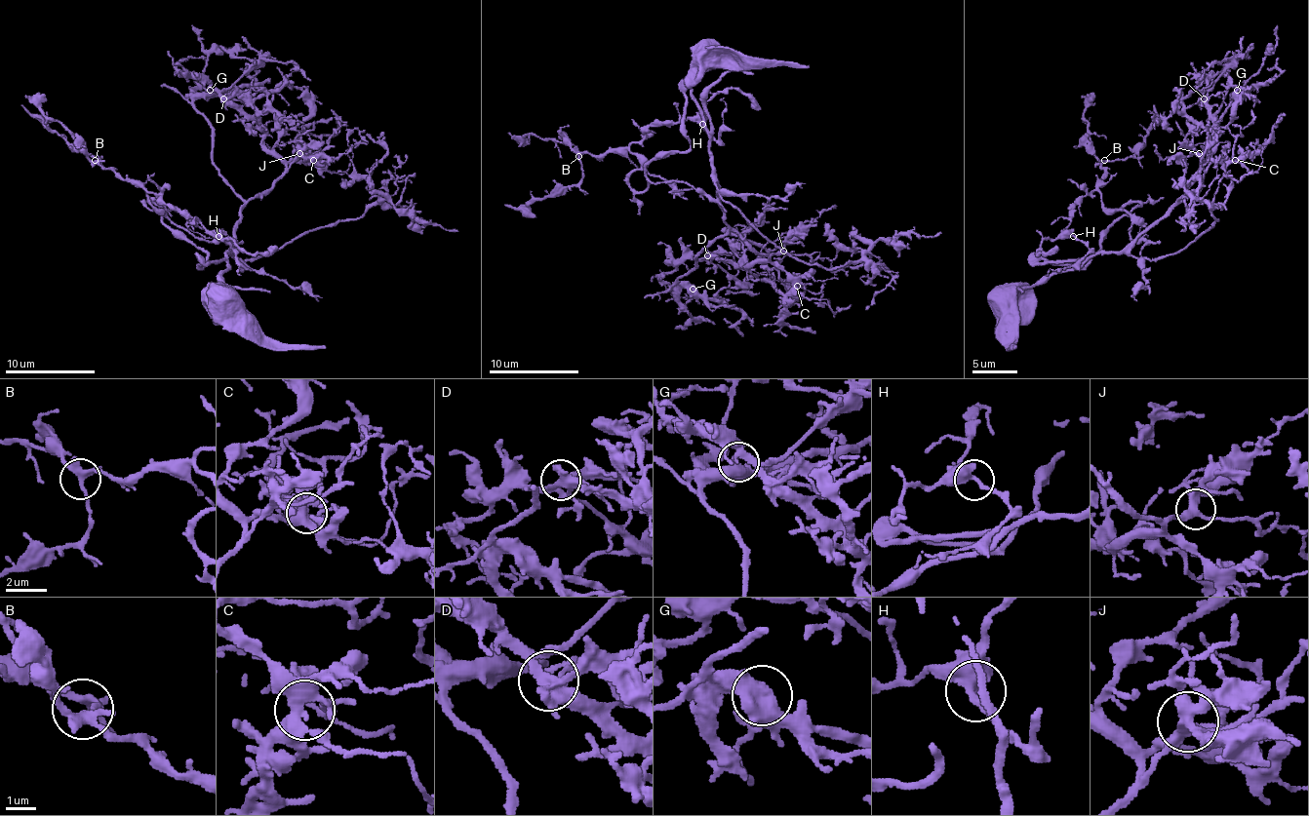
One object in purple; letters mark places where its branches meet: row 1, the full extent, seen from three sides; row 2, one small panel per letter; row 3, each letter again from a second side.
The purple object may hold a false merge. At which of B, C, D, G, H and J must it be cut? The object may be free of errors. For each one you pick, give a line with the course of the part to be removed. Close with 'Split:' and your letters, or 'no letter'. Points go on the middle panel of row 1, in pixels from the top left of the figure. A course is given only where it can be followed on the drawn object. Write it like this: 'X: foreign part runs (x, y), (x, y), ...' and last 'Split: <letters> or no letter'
Split: no letter

